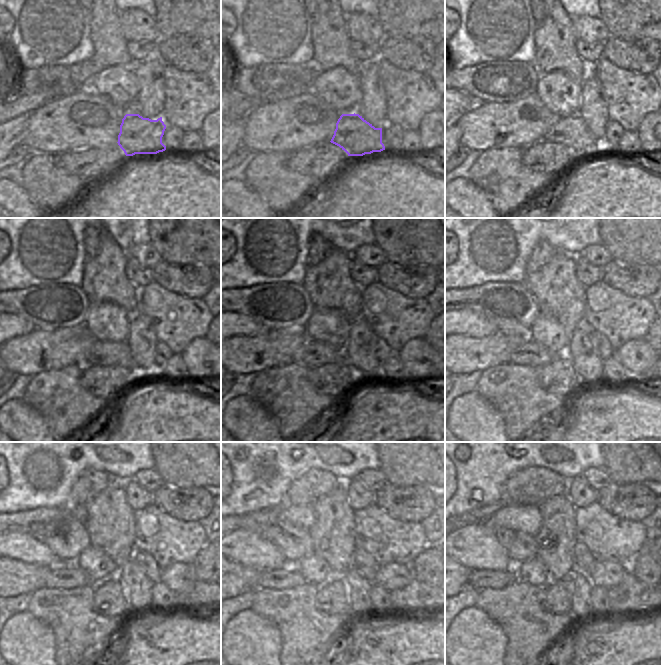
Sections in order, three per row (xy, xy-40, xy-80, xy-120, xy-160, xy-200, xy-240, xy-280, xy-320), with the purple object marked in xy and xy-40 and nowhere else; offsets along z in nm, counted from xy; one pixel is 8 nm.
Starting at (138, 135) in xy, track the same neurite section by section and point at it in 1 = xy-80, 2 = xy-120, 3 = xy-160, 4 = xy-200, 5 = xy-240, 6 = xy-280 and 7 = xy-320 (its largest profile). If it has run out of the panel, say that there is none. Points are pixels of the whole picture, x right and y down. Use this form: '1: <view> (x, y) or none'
1: xy-80 (571, 131)
2: xy-120 (100, 353)
3: xy-160 (314, 353)
4: xy-200 (531, 353)
5: xy-240 (72, 576)
6: xy-280 (288, 577)
7: xy-320 (479, 579)

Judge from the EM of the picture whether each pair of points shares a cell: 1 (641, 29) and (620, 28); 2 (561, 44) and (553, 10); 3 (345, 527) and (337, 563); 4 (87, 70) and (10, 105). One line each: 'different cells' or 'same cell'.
1: same cell
2: same cell
3: same cell
4: same cell

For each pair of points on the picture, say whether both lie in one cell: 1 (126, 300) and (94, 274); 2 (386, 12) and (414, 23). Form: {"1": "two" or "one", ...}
{"1": "one", "2": "one"}

